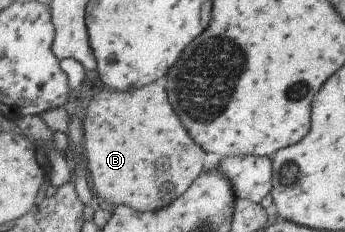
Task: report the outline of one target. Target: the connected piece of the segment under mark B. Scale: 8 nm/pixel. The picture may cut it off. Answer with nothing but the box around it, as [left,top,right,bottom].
[85,84,207,212]

